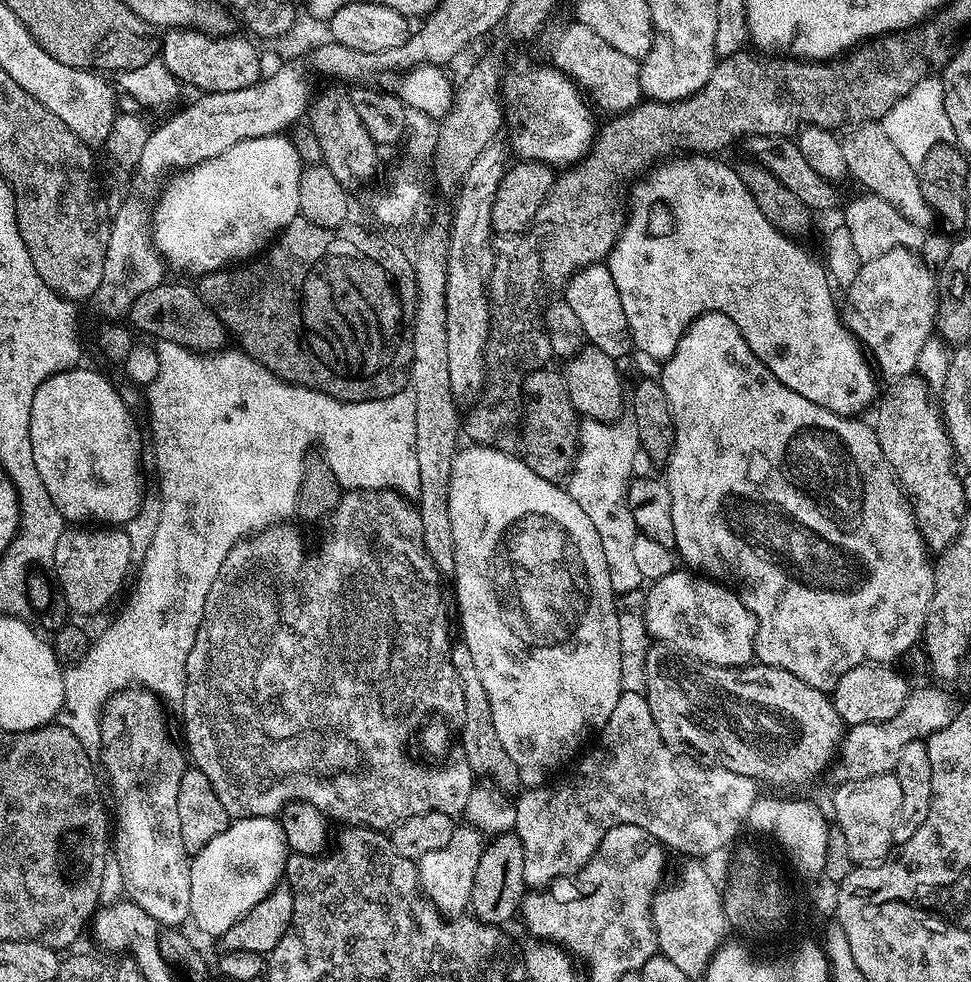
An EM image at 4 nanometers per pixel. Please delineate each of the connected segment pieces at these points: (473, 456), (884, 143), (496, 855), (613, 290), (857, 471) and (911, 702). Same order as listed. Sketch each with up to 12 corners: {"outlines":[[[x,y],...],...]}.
{"outlines":[[[461,447],[462,643],[525,789],[622,691],[594,522]],[[883,123],[840,136],[848,176],[920,229],[934,220],[917,169]],[[493,835],[474,870],[471,915],[504,926],[525,895],[522,842]],[[607,263],[576,272],[562,300],[585,341],[617,362],[630,322]],[[721,312],[658,373],[675,551],[832,690],[936,574],[875,427]],[[936,688],[912,690],[902,710],[843,733],[837,785],[895,773],[902,749],[954,715]]]}

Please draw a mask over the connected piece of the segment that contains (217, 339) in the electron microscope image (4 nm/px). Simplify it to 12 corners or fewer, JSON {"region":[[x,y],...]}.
{"region":[[163,282],[134,298],[137,333],[194,352],[225,347],[199,291]]}

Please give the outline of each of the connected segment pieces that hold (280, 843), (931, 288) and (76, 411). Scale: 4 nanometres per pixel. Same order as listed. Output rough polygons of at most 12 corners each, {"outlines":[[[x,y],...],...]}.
{"outlines":[[[275,817],[193,855],[190,920],[222,938],[283,879]],[[907,248],[863,261],[842,319],[879,375],[917,371],[937,277]],[[85,366],[34,394],[30,446],[68,522],[138,514],[140,432]]]}

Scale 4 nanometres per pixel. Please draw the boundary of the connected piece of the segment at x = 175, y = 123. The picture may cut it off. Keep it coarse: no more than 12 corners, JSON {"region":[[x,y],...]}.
{"region":[[300,64],[203,93],[147,135],[136,176],[205,164],[303,119]]}

